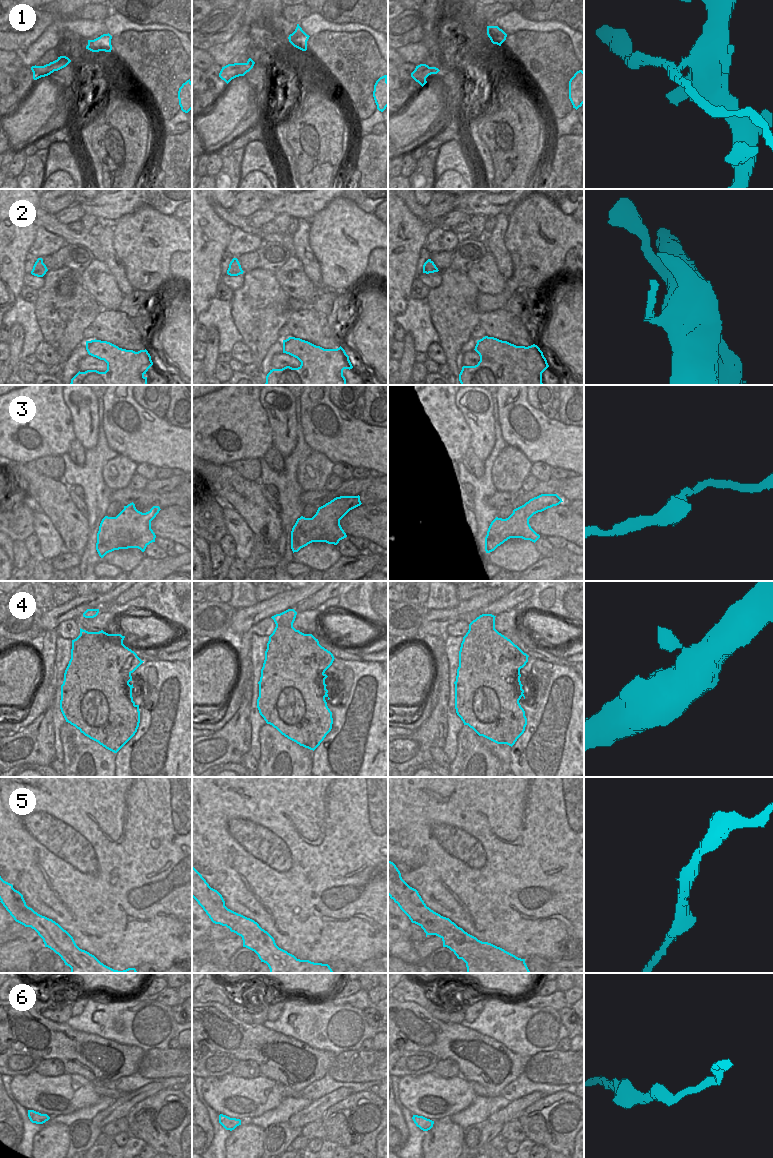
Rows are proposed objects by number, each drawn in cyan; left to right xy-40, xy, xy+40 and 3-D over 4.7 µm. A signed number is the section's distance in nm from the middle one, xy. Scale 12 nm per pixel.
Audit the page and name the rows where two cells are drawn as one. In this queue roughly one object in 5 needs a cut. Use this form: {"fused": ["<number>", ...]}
{"fused": ["1"]}

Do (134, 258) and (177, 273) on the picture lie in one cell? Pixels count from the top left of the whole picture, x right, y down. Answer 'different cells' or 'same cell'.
different cells

